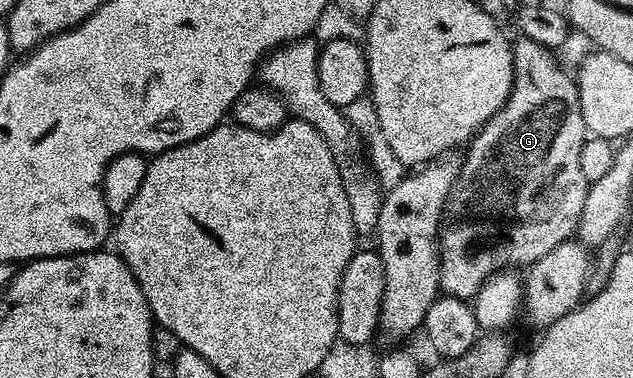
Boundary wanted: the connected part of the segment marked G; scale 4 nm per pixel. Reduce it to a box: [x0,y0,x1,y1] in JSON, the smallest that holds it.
[438,35,588,301]

